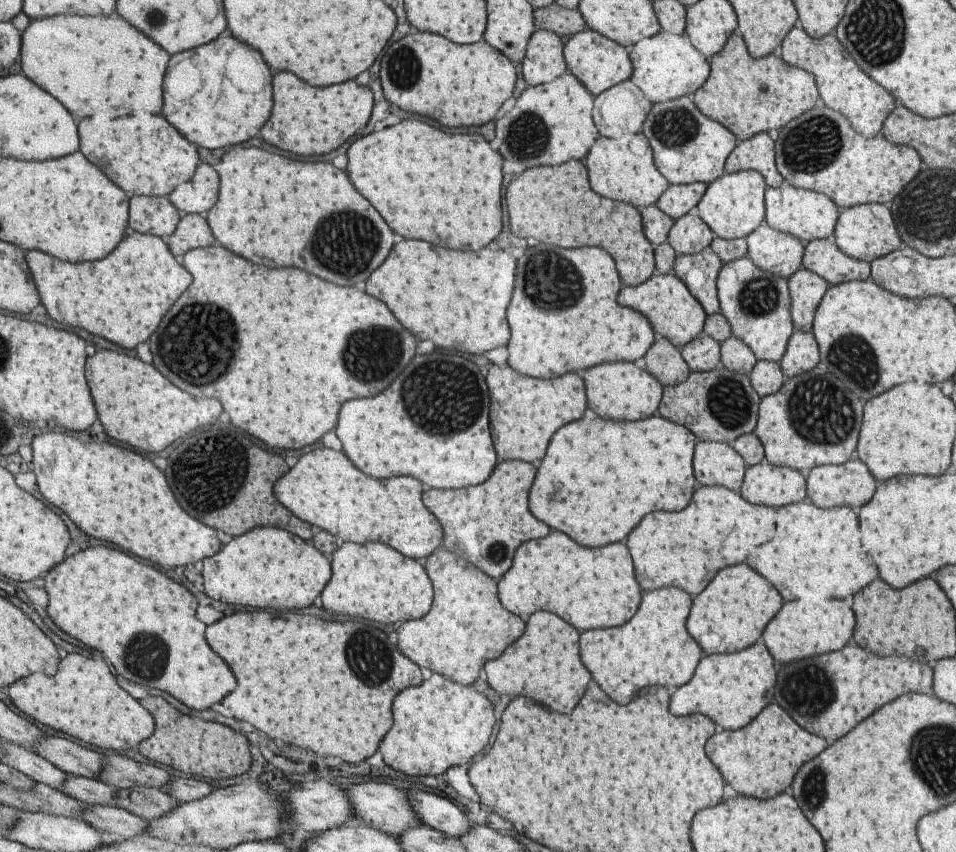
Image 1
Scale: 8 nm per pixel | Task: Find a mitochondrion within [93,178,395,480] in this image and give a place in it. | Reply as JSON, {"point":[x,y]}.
{"point":[199,343]}

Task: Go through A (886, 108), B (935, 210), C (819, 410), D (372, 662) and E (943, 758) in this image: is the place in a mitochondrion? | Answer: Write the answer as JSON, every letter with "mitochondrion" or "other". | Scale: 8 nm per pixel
{"A":"other","B":"mitochondrion","C":"mitochondrion","D":"mitochondrion","E":"mitochondrion"}

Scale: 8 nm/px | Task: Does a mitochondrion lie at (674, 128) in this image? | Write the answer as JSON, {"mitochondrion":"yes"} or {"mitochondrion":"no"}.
{"mitochondrion":"yes"}

